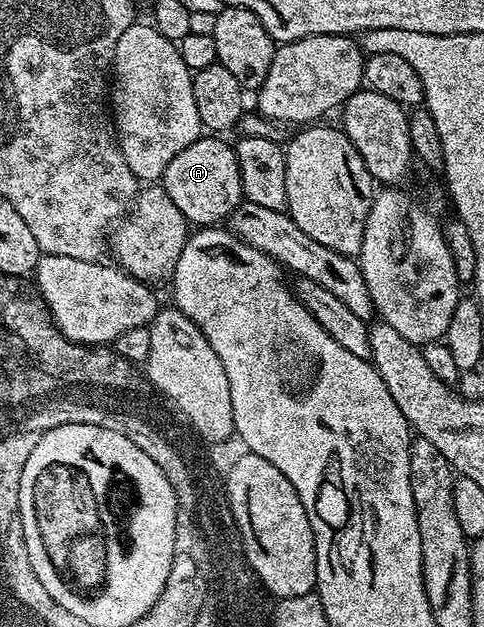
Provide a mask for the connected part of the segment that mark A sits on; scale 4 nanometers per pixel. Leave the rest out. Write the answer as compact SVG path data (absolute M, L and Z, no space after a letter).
M202 134L187 150L167 162L163 177L166 194L193 226L217 226L243 203L237 149L217 134Z

